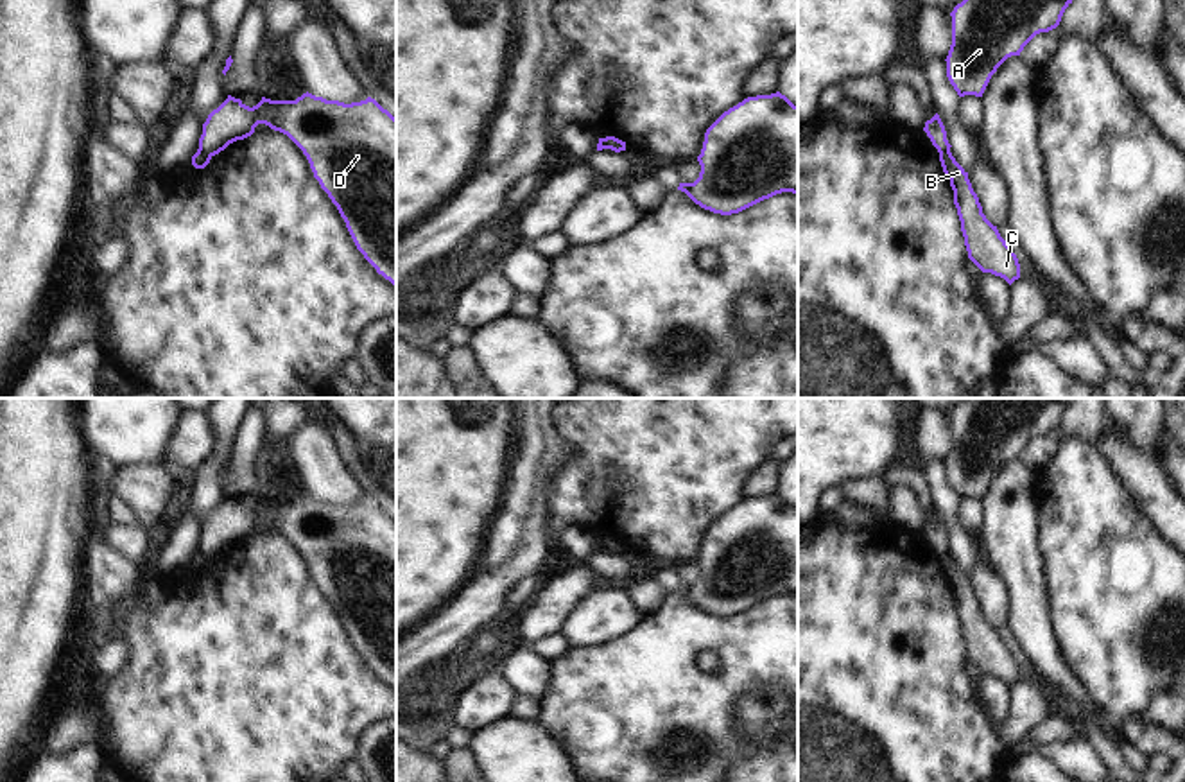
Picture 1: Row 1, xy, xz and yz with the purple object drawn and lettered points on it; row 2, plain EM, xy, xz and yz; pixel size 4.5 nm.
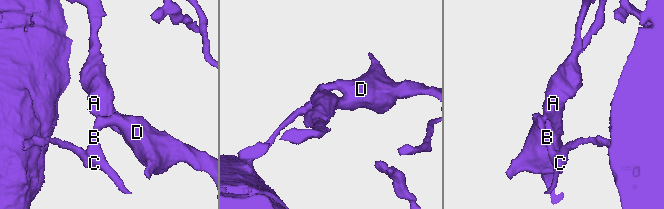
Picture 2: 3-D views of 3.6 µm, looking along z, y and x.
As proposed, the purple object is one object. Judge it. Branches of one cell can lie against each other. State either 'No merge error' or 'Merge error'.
Merge error.

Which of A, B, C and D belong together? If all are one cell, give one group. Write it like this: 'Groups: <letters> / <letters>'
Groups: A D / B C.

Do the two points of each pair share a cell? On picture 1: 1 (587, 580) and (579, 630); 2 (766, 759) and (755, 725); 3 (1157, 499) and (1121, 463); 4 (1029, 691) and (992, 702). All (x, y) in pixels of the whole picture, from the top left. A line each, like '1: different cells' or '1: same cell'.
1: different cells
2: same cell
3: same cell
4: different cells

